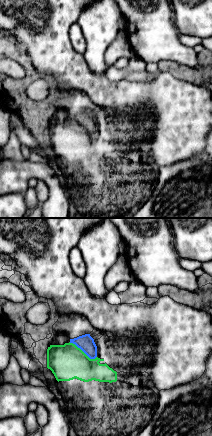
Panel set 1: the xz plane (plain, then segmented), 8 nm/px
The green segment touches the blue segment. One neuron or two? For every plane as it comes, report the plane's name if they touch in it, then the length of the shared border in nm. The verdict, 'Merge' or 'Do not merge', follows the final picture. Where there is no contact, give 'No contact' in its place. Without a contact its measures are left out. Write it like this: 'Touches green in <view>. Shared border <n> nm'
Touches green in xz. Shared border 260 nm

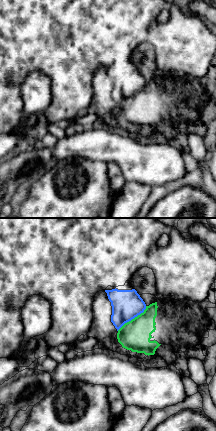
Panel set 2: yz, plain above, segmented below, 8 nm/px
Touches green in yz. Shared border 300 nm

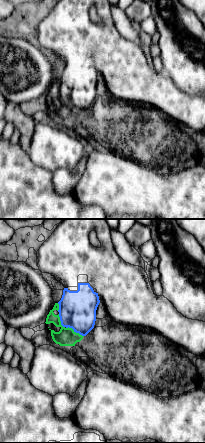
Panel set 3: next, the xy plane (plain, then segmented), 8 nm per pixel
Touches green in xy. Shared border 160 nm

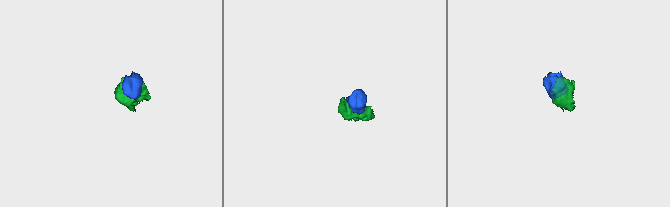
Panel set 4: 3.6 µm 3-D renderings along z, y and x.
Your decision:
Do not merge

